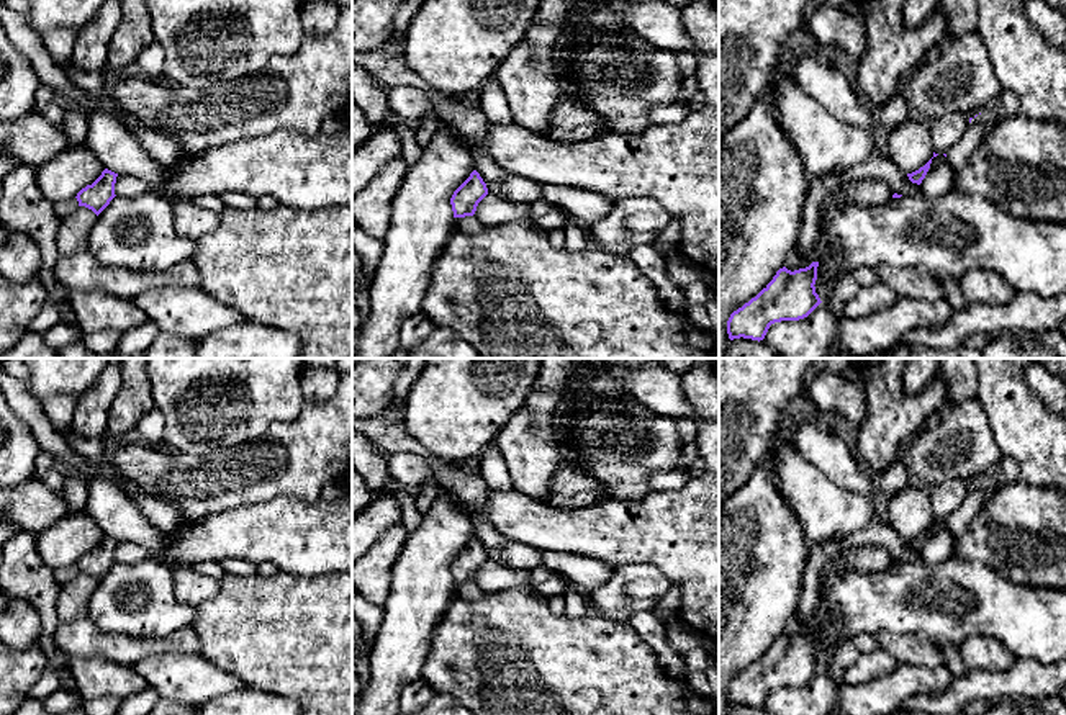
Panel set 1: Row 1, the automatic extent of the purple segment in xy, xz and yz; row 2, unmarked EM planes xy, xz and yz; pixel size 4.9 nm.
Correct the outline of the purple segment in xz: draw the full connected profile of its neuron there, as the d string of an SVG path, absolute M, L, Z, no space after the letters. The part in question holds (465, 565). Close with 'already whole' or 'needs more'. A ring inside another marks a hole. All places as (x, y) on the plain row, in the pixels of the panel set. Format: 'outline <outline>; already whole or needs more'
outline M477 537L454 558L450 564L454 584L473 582L478 569L488 561L486 550Z; already whole

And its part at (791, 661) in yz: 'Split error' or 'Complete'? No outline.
Complete

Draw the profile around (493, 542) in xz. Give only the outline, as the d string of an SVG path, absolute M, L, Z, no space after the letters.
M383 412L365 420L352 417L352 427L390 453L411 452L426 458L440 488L454 494L473 512L475 537L486 550L488 560L503 564L498 555L508 540L490 524L485 507L490 488L478 473L467 468L467 460L445 461L431 455L424 445L408 434L400 412Z

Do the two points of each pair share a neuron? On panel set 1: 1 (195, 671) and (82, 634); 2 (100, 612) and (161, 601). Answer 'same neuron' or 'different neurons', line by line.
1: different neurons
2: same neuron

